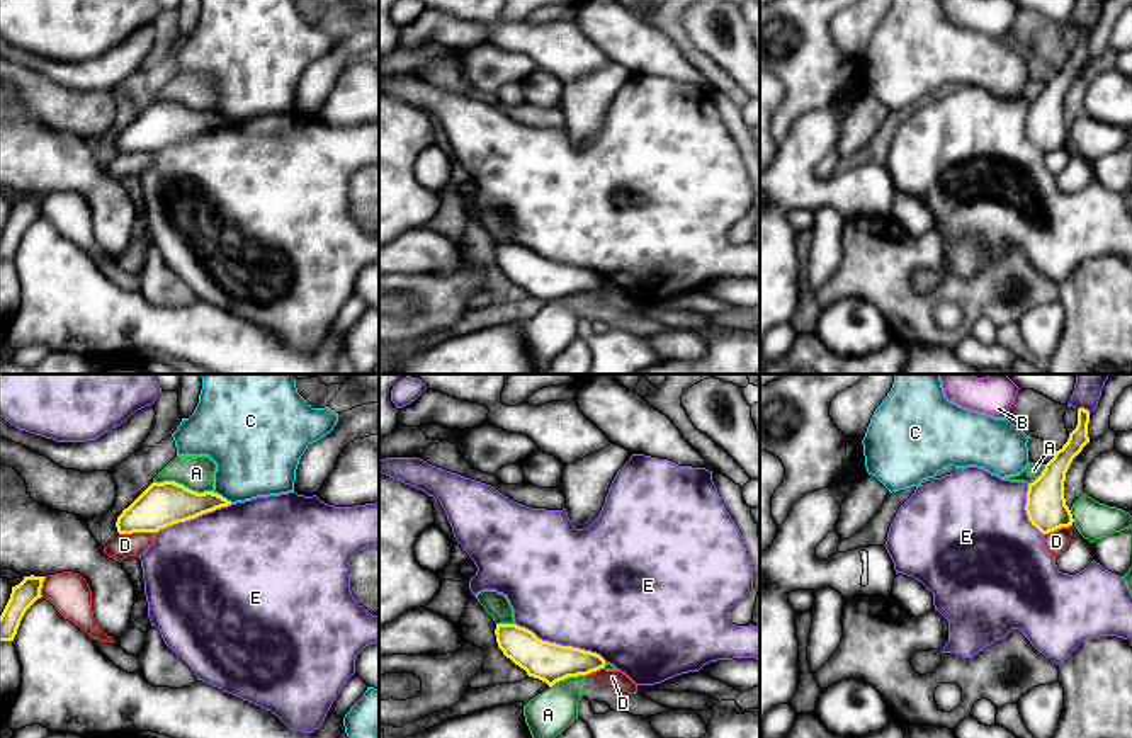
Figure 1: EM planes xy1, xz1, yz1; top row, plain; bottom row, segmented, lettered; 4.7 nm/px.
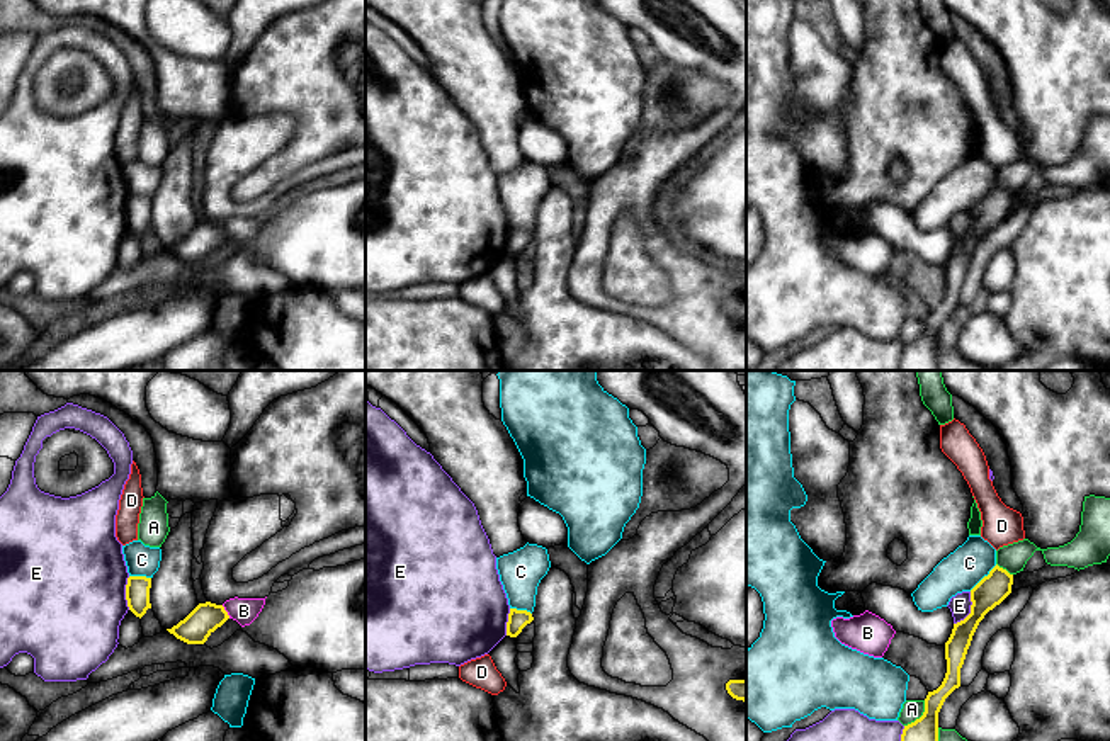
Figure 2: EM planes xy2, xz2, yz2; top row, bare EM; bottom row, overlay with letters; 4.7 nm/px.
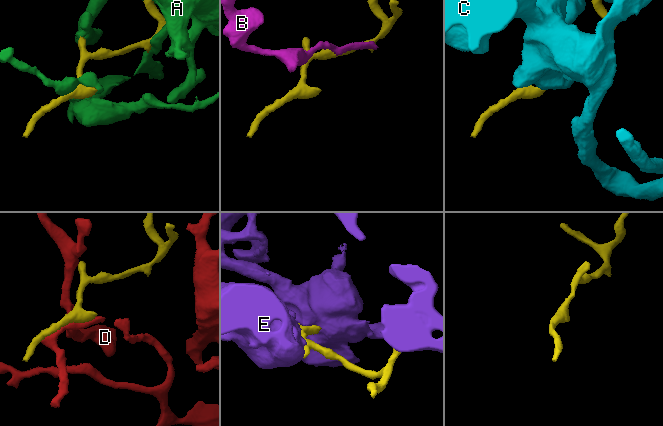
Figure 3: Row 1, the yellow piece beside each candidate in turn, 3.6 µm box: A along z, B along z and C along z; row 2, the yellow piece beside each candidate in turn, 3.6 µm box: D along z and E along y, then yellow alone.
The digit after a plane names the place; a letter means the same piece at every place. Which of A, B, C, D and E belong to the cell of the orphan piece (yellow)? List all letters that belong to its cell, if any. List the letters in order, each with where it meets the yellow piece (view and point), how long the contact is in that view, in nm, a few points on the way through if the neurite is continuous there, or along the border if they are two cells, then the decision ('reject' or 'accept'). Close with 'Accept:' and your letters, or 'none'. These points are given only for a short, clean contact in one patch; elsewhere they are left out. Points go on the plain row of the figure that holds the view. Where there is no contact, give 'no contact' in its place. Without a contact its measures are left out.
A: xy1 (182, 104) | 280 nm | reject
B: xy2 (226, 231) | 80 nm | reject
C: yz2 (985, 196) | 180 nm | reject
D: xy1 (135, 150) | 160 nm | reject
E: xz1 (560, 264) | 480 nm | accept
Accept: E

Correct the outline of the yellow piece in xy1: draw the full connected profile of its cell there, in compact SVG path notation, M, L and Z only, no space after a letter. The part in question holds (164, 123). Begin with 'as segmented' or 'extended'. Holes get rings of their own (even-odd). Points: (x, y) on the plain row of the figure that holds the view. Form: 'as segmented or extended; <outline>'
as segmented; M175 100L151 102L122 129L116 146L119 153L158 151L228 124L231 121L212 111L197 112Z

